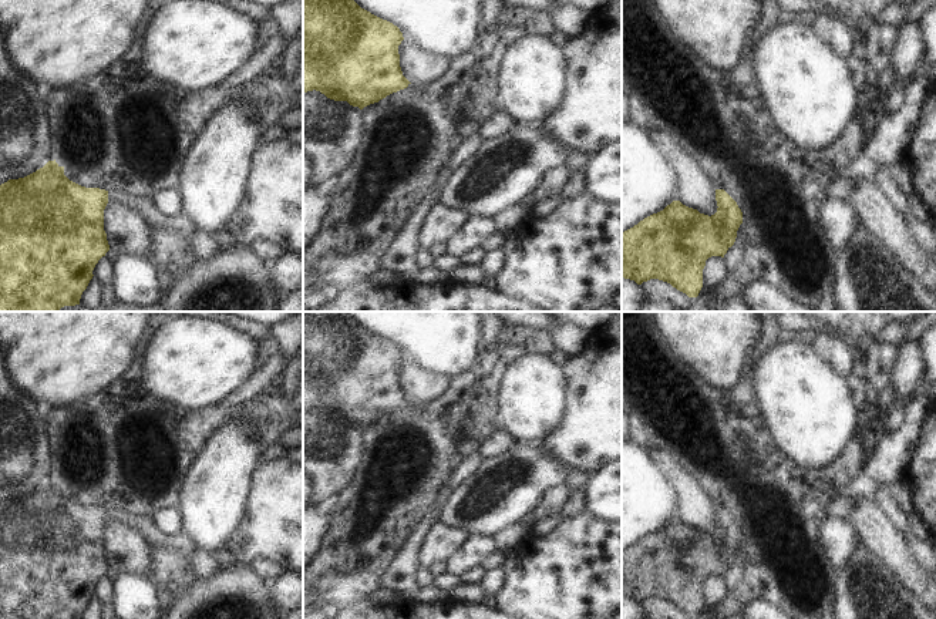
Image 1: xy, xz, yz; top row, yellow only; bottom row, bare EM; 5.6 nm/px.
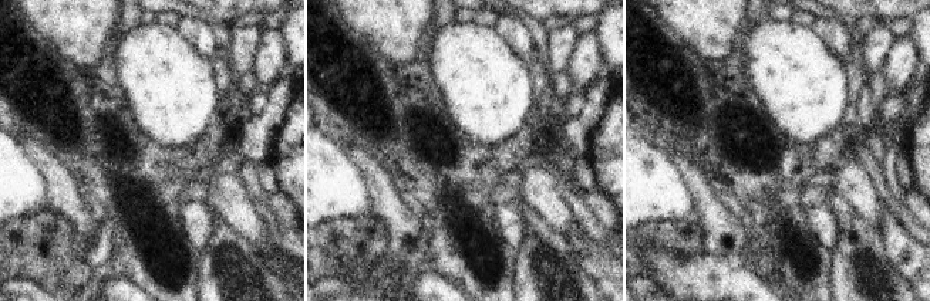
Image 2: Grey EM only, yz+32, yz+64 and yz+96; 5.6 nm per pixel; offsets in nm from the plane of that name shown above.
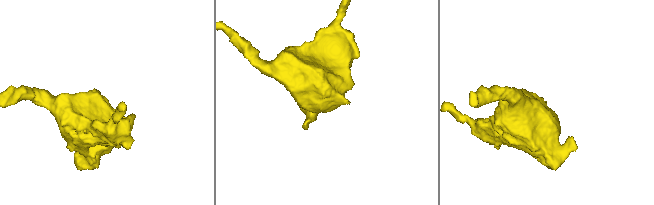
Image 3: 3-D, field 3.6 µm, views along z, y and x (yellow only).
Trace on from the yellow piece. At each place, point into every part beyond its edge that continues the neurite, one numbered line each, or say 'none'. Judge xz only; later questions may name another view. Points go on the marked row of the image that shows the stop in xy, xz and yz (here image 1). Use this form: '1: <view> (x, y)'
none

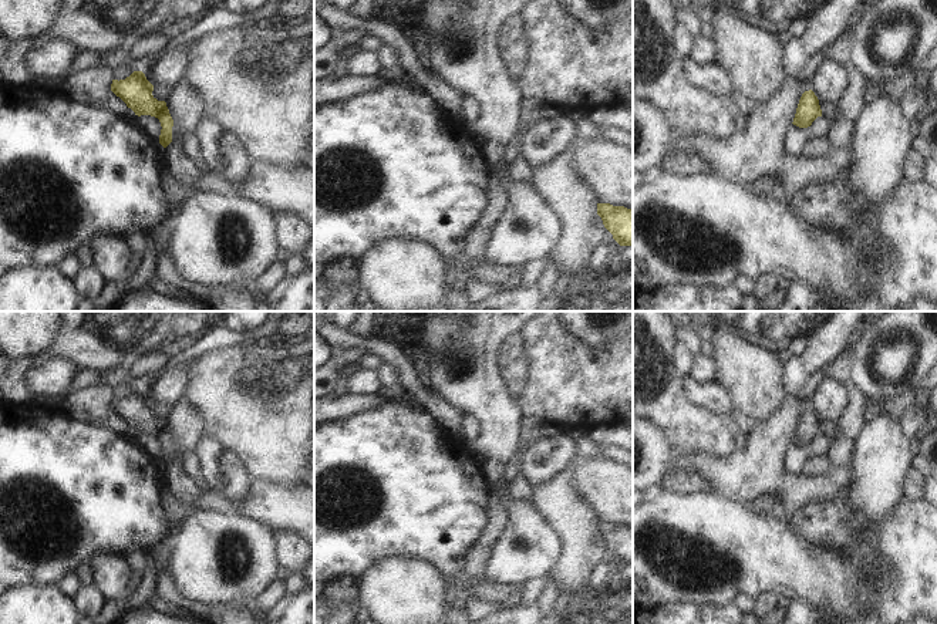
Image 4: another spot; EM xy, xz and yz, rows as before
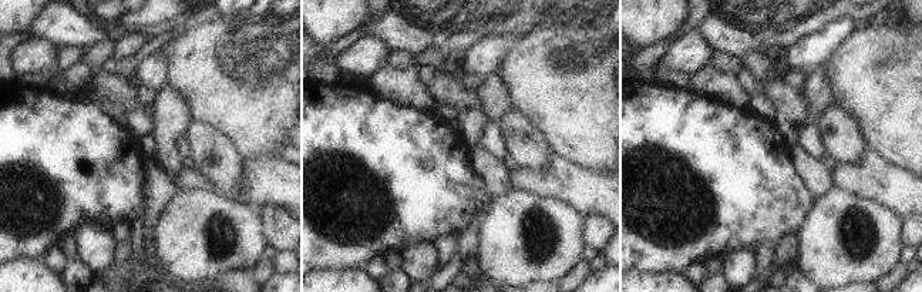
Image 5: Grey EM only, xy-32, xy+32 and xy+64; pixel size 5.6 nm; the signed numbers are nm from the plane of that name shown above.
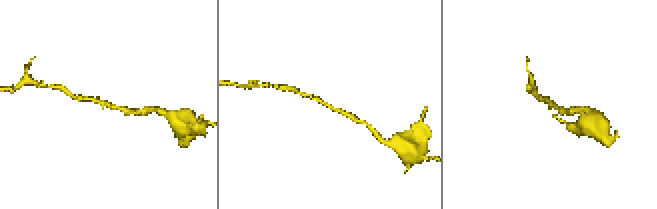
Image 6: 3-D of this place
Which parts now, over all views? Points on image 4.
none

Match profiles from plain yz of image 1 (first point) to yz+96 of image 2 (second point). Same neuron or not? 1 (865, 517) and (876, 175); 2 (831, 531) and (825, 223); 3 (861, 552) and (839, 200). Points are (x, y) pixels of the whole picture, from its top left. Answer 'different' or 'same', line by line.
1: different
2: same
3: same

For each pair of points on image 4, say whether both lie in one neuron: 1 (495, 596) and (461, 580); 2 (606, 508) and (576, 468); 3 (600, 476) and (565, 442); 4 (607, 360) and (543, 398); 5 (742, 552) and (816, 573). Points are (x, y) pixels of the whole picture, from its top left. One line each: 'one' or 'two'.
1: one
2: one
3: two
4: one
5: one

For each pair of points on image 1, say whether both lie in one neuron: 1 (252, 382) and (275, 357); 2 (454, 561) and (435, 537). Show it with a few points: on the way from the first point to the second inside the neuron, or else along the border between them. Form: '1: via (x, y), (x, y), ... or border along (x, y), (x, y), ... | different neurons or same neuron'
1: via (259, 377), (272, 364) | same neuron
2: border along (471, 535), (445, 561) | different neurons

